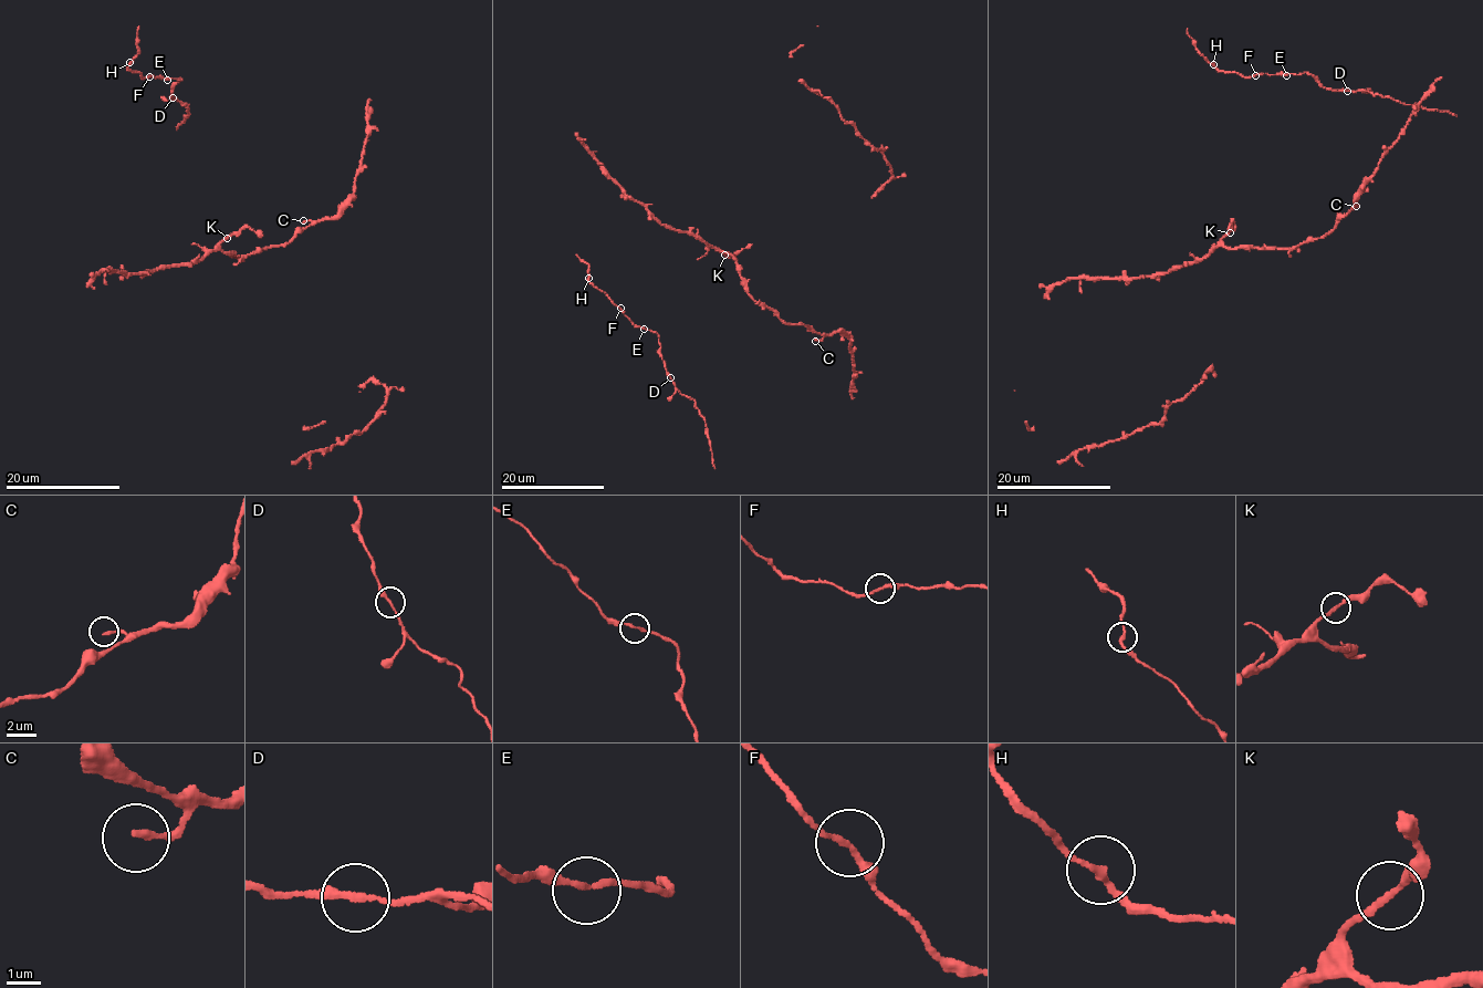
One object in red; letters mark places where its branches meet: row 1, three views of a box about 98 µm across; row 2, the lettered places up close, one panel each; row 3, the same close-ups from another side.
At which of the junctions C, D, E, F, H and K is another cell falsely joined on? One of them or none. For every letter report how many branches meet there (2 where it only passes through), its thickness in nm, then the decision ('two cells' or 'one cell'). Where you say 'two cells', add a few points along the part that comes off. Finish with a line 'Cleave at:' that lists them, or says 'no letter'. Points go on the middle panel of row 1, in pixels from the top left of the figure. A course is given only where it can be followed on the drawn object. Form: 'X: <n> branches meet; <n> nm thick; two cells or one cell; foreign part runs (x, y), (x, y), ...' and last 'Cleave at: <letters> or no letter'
C: 1 branches meet; 200 nm thick; one cell
D: 2 branches meet; 200 nm thick; one cell
E: 2 branches meet; 150 nm thick; one cell
F: 2 branches meet; 180 nm thick; one cell
H: 2 branches meet; 200 nm thick; one cell
K: 2 branches meet; 170 nm thick; one cell
Cleave at: no letter

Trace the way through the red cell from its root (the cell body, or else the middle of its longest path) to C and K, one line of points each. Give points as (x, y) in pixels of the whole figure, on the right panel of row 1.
C: (1246, 248), (1295, 247), (1314, 241), (1330, 232), (1336, 222), (1356, 206)
K: (1246, 248), (1229, 248), (1222, 245), (1223, 237), (1230, 232)

